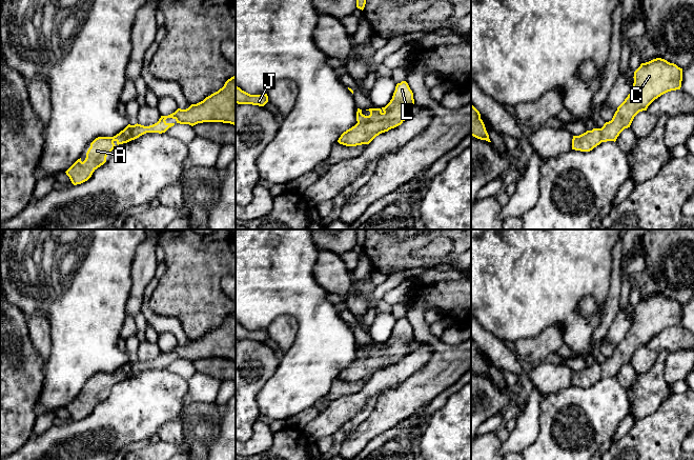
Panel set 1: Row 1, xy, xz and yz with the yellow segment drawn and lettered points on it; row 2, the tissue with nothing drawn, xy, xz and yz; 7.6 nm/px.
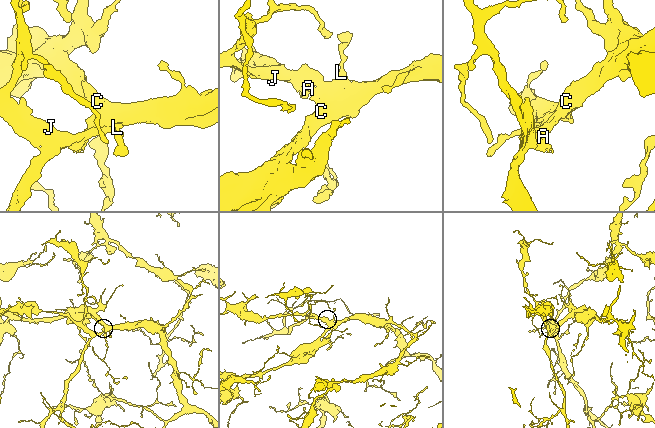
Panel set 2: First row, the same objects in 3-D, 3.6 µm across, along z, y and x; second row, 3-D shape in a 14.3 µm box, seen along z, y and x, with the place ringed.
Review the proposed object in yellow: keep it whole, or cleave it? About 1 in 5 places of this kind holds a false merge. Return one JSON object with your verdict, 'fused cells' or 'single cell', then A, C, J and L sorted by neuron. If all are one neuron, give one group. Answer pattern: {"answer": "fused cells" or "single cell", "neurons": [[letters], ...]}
{"answer": "single cell", "neurons": [["A", "C", "J", "L"]]}

